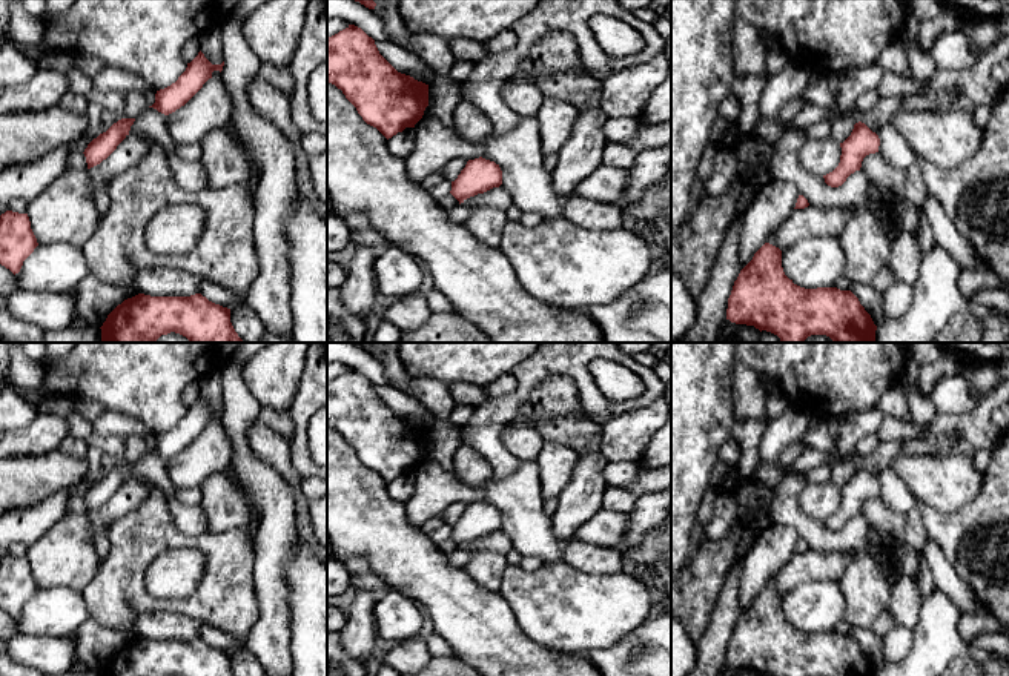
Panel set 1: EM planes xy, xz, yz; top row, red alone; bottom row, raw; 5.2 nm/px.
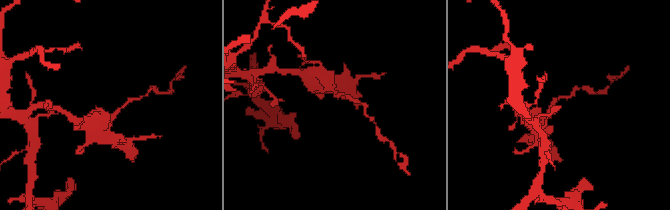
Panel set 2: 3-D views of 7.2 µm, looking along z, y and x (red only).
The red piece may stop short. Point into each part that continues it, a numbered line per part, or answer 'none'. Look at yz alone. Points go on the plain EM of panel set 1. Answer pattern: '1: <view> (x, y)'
none

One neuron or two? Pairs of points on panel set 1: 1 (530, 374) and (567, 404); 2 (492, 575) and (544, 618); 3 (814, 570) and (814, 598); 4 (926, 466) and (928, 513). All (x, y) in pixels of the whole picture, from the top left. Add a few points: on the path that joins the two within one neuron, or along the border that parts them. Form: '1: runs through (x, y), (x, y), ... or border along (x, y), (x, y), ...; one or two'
1: border along (532, 387), (552, 377), (569, 377), (576, 391); two
2: border along (509, 566), (496, 590); two
3: border along (836, 579), (810, 579), (782, 595); two
4: border along (920, 504), (943, 512), (957, 512), (963, 507); two

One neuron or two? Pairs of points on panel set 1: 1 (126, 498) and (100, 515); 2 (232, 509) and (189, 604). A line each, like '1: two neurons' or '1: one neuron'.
1: one neuron
2: two neurons

